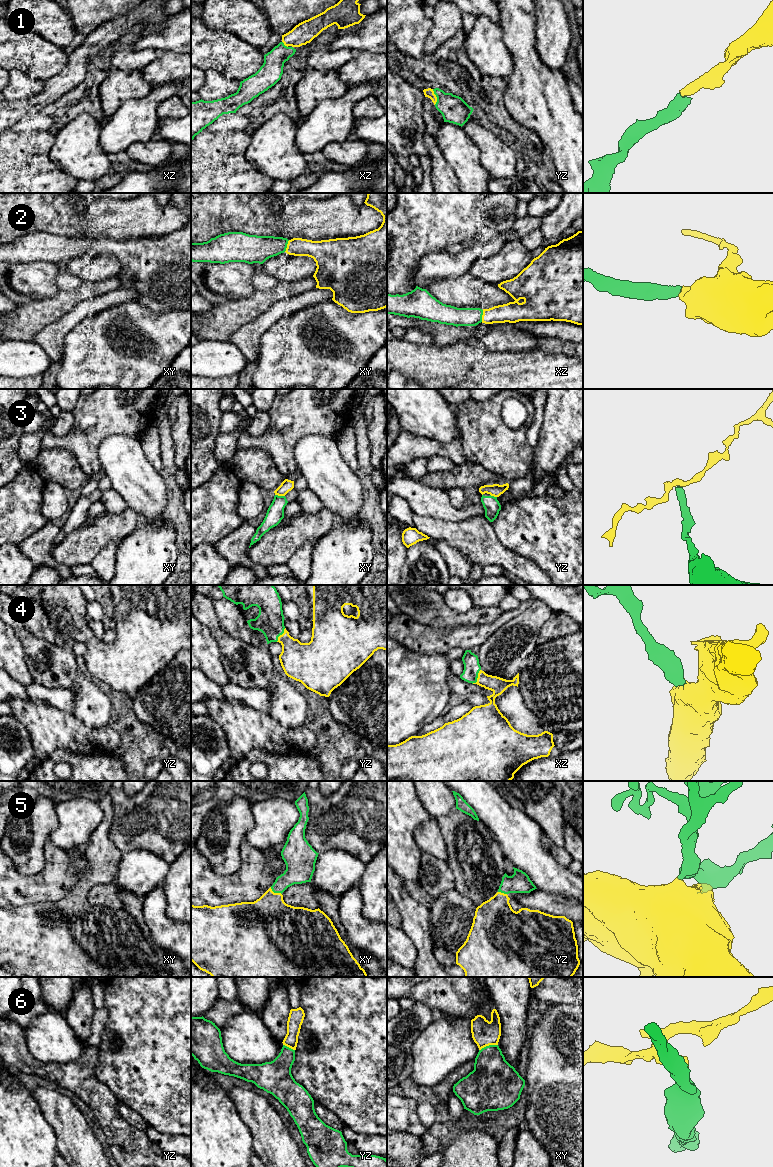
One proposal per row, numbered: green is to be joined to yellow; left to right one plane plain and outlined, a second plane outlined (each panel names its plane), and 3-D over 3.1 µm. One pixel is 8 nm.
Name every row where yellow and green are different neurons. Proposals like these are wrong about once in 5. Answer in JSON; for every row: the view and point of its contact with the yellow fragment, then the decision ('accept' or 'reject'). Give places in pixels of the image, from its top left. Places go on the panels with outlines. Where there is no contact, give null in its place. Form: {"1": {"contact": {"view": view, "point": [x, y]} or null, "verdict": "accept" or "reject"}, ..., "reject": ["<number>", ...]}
{"1": {"contact": {"view": "yz", "point": [436, 97]}, "verdict": "accept"}, "2": {"contact": {"view": "xy", "point": [287, 246]}, "verdict": "accept"}, "3": {"contact": {"view": "xy", "point": [280, 495]}, "verdict": "reject"}, "4": {"contact": {"view": "xz", "point": [478, 677]}, "verdict": "accept"}, "5": {"contact": {"view": "xy", "point": [275, 893]}, "verdict": "accept"}, "6": {"contact": {"view": "xy", "point": [488, 1045]}, "verdict": "reject"}, "reject": ["3", "6"]}

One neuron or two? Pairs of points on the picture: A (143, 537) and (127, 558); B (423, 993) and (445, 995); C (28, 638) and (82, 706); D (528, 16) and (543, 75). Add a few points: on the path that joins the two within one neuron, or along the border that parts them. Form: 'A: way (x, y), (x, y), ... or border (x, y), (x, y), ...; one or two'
A: way (143, 542), (132, 553); one
B: way (428, 993), (440, 994); one
C: way (42, 658), (48, 671), (60, 671), (75, 686); one
D: way (526, 31), (526, 58), (528, 60); one

